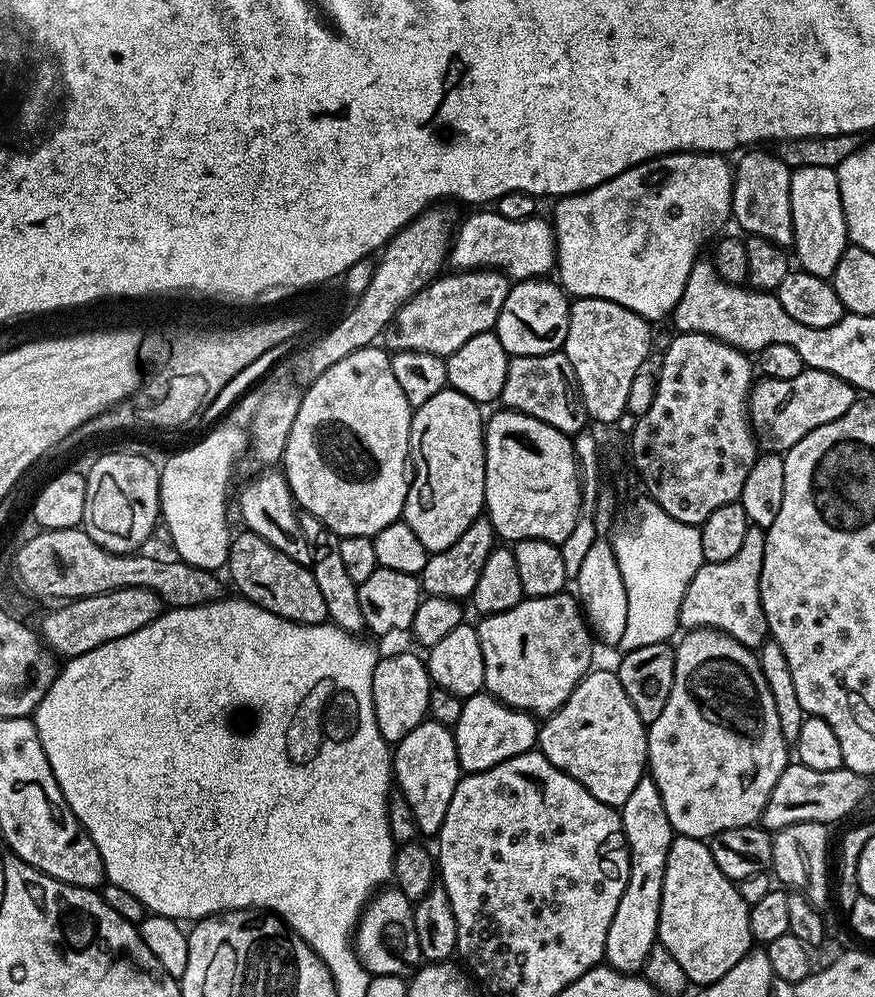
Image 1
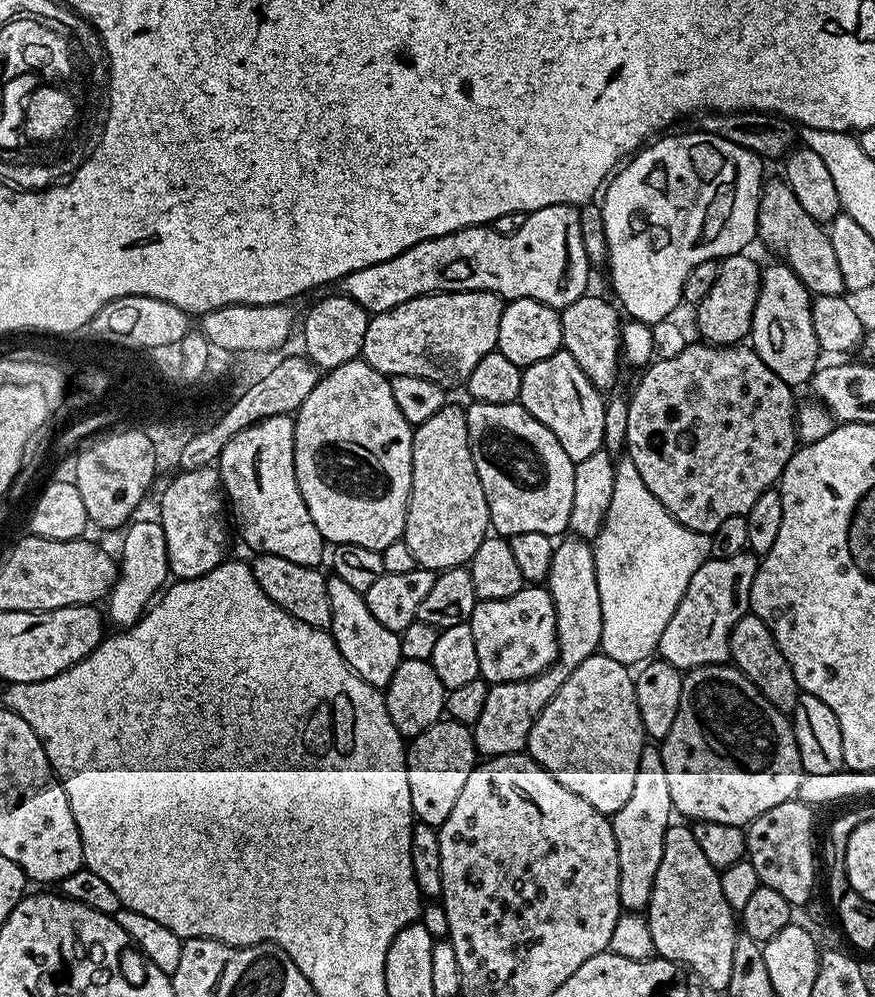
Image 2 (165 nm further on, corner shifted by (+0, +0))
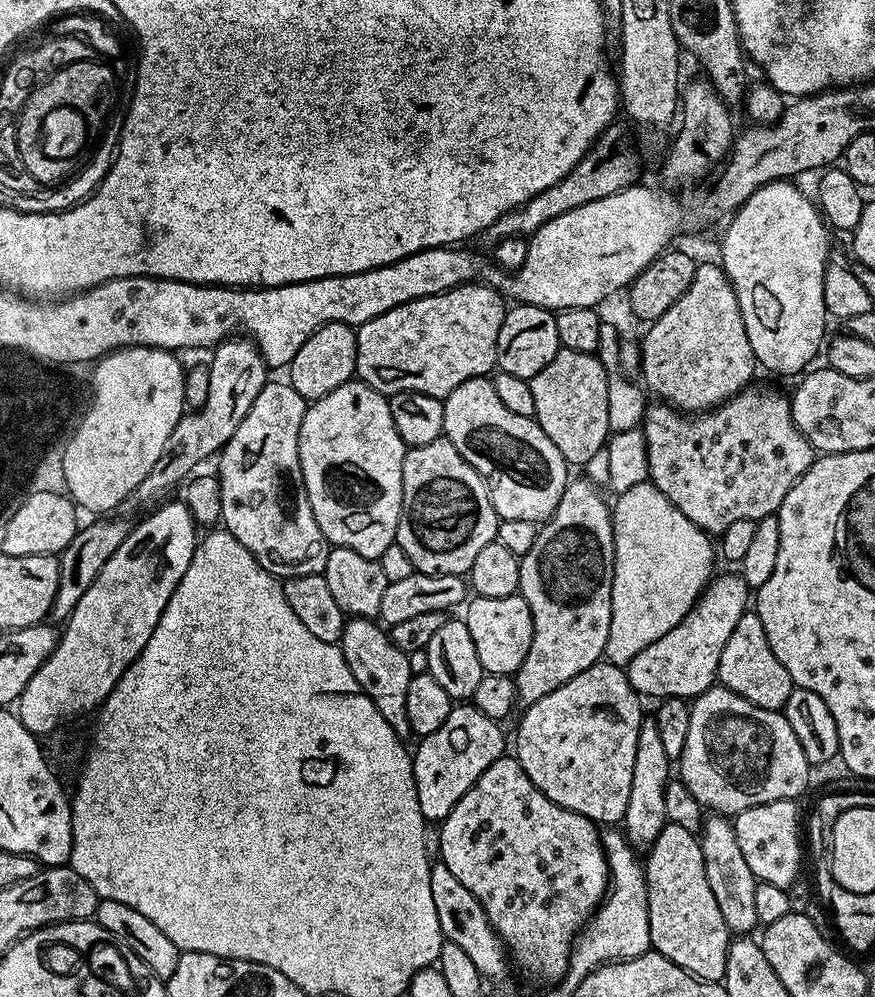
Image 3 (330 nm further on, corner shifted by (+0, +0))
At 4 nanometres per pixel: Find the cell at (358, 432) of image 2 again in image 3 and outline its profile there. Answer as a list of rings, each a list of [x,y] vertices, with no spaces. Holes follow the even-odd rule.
[[[359,378],[348,380],[338,386],[338,390],[330,390],[330,394],[308,404],[298,434],[299,479],[308,495],[310,510],[329,545],[349,548],[375,560],[394,543],[400,509],[404,507],[402,462],[405,451],[404,439],[398,434],[390,414],[388,397]]]

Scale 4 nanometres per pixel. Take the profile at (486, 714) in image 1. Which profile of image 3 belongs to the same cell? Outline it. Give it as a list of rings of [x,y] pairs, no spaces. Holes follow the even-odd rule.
[[[581,478],[581,480],[573,479],[568,487],[565,488],[555,512],[552,513],[547,523],[537,531],[534,546],[530,546],[529,552],[520,560],[520,586],[518,592],[530,606],[530,610],[532,611],[532,625],[534,626],[530,650],[526,654],[522,666],[514,673],[517,697],[519,697],[525,705],[530,705],[538,698],[542,698],[546,694],[558,690],[558,686],[562,686],[566,682],[570,682],[570,678],[582,674],[582,670],[586,670],[590,666],[601,663],[608,646],[608,640],[614,635],[612,567],[616,565],[616,547],[614,546],[614,530],[612,529],[612,508],[610,504],[607,504],[607,502],[600,497],[600,492],[601,489],[587,478]]]

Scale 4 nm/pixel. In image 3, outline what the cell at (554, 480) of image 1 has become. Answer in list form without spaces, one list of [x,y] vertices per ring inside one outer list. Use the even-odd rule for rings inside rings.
[[[479,376],[473,380],[462,382],[451,394],[443,397],[444,430],[443,435],[452,443],[454,450],[462,454],[462,458],[470,466],[478,470],[478,474],[488,481],[488,497],[500,520],[530,520],[544,522],[555,512],[565,488],[570,483],[570,466],[562,458],[558,446],[550,442],[550,438],[531,416],[514,414],[514,410],[506,410],[498,398],[498,390],[494,390],[491,379]]]

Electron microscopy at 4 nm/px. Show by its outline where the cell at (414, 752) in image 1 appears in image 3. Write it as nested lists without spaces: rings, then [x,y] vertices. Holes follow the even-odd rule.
[[[470,702],[457,703],[446,718],[446,722],[442,722],[442,726],[438,726],[438,730],[434,730],[434,734],[423,737],[419,741],[420,745],[414,748],[412,757],[412,773],[416,779],[416,789],[418,790],[418,806],[422,806],[422,814],[425,821],[442,822],[450,814],[450,810],[454,810],[454,806],[466,794],[466,790],[470,790],[474,786],[474,782],[478,782],[478,778],[491,766],[495,760],[499,760],[505,755],[504,748],[504,732],[499,723],[490,718],[486,718],[486,714],[482,714],[482,710],[478,710]]]

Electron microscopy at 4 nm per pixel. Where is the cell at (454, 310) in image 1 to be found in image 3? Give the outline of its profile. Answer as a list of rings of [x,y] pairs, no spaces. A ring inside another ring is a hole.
[[[484,282],[462,284],[449,292],[423,296],[394,310],[386,310],[386,314],[355,329],[356,376],[387,397],[395,392],[421,392],[441,398],[448,396],[462,386],[462,382],[479,376],[487,377],[496,368],[498,330],[502,330],[505,311],[505,297]]]

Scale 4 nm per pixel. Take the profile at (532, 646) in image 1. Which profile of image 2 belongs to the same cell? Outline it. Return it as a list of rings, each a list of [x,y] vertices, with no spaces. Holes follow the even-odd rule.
[[[525,586],[518,594],[510,594],[510,598],[497,600],[477,600],[468,624],[474,634],[474,650],[478,650],[479,679],[487,680],[489,685],[502,682],[518,682],[545,672],[556,660],[558,650],[558,634],[556,633],[556,611],[552,595],[544,586]]]

